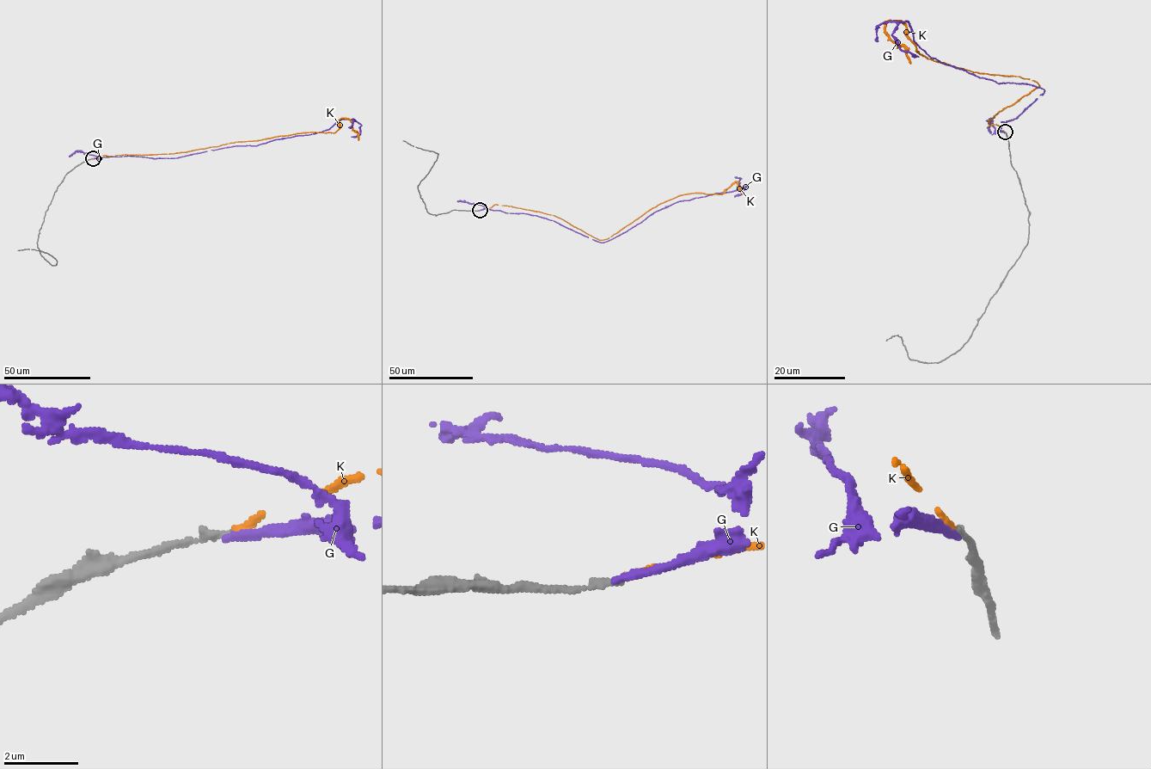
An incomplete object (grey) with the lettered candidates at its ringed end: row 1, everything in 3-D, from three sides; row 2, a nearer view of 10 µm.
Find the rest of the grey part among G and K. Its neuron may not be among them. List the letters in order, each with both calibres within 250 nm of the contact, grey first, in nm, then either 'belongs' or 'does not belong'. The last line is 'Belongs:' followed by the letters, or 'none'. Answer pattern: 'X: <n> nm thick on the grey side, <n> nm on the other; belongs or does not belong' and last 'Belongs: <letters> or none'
G: 160 nm thick on the grey side, 220 nm on the other; does not belong
K: 160 nm thick on the grey side, 140 nm on the other; belongs
Belongs: K

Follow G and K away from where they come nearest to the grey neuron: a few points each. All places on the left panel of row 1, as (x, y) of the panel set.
G: (93, 158), (176, 158), (256, 145), (328, 130), (343, 119), (361, 125), (359, 134), (352, 137)
K: (93, 158), (186, 152), (301, 132), (335, 132), (339, 120), (346, 118), (358, 140)

